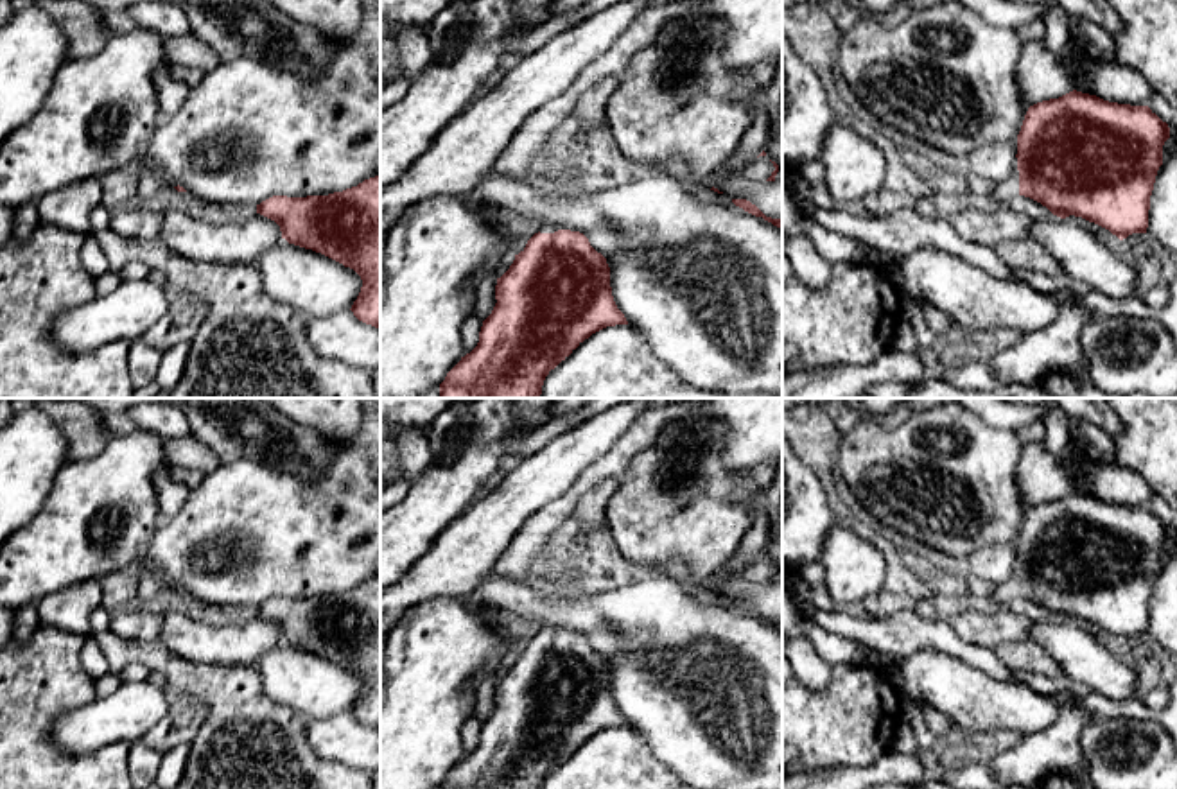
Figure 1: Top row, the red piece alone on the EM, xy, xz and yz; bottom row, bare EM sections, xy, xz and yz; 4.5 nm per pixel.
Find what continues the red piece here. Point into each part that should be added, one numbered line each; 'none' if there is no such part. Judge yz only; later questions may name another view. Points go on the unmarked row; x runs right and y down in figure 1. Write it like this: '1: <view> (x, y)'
1: yz (998, 596)

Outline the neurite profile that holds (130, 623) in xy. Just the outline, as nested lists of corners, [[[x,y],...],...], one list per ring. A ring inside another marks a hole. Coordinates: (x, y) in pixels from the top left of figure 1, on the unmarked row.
[[[124,608],[113,613],[109,631],[118,637],[153,642],[160,640],[163,615],[136,608]]]

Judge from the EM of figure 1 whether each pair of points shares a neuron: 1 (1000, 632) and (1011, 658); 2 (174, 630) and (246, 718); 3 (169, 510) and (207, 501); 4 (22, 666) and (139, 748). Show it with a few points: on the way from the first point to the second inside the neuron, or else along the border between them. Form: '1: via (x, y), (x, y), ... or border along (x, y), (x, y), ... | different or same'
1: border along (1027, 639), (1000, 642), (993, 650) | different
2: border along (164, 644), (196, 662), (244, 664) | different
3: border along (191, 490), (183, 506), (174, 515), (160, 520) | different
4: border along (131, 743), (128, 770) | different

